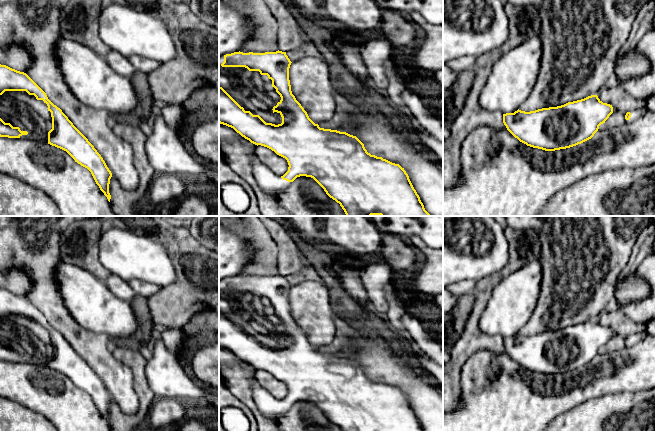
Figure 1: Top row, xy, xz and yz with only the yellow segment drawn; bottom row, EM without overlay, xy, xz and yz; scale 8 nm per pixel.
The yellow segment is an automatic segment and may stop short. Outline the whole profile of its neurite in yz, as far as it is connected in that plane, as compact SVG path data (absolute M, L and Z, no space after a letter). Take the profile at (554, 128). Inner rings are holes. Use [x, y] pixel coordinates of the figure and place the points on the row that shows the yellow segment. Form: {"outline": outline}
{"outline": "M591 95L557 107L530 112L518 109L514 113L503 114L503 123L515 138L527 146L555 151L570 148L591 139L599 126L605 123L612 113L612 105L603 103L597 95Z"}

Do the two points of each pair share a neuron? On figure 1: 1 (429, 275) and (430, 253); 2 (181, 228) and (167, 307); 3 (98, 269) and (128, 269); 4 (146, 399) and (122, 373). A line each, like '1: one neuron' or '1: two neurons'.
1: one neuron
2: one neuron
3: two neurons
4: two neurons

